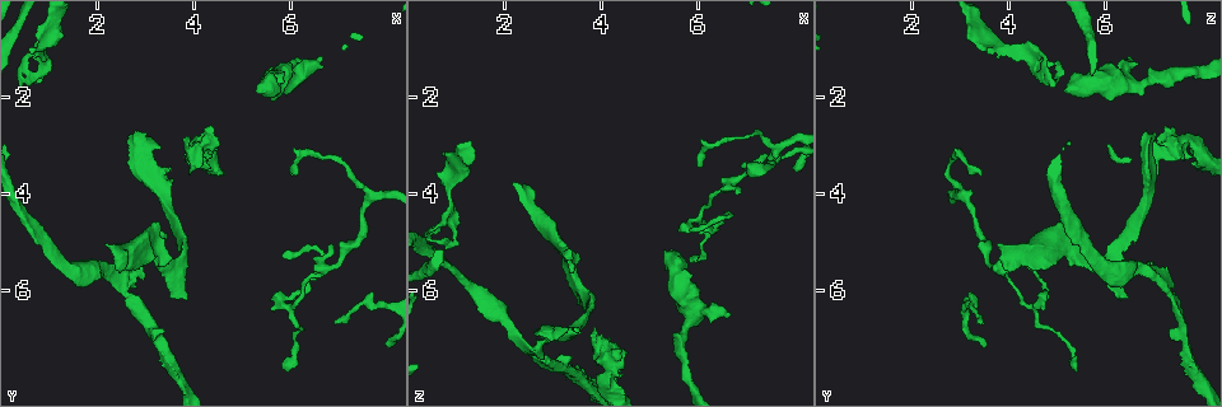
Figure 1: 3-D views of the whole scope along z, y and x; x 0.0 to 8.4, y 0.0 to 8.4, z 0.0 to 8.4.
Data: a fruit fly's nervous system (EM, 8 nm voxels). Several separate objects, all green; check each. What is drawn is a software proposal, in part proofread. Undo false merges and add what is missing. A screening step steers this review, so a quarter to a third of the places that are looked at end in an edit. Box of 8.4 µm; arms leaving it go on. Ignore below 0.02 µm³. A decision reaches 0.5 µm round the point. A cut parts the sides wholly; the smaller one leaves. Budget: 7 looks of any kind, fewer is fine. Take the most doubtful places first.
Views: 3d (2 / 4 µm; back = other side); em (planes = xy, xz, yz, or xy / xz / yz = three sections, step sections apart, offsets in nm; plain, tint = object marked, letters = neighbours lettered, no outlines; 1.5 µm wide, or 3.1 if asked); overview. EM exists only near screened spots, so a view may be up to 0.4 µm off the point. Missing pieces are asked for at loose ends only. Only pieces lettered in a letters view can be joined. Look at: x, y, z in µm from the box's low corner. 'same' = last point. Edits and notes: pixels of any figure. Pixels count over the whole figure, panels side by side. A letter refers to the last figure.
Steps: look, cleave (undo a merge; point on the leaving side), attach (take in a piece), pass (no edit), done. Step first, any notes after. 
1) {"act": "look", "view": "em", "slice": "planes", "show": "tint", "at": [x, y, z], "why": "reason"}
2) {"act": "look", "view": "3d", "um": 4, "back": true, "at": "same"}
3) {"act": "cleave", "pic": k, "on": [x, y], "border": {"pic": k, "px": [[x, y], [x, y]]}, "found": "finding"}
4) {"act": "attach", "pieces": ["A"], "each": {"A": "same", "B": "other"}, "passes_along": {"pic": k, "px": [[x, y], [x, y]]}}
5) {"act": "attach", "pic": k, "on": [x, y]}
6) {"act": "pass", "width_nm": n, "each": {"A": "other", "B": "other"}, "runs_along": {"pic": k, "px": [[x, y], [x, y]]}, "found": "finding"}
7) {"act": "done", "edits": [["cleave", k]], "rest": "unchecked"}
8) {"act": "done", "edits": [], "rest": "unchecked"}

{"act": "look", "view": "3d", "um": 2, "at": [5.30, 1.80, 5.15], "why": "thick end"}

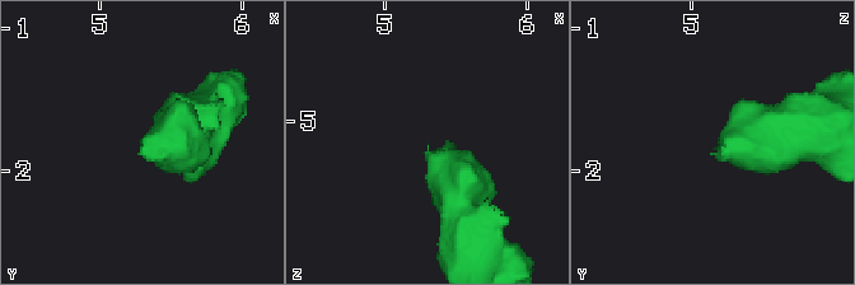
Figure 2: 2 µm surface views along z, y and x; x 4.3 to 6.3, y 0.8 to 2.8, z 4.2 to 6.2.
{"act": "look", "view": "em", "slice": "xz", "step": 4, "show": "tint", "at": [5.32, 1.84, 5.20], "why": "shape alone is not enough"}

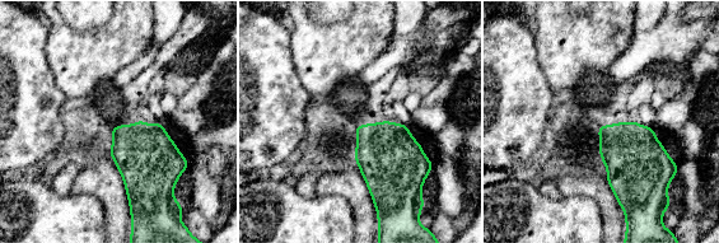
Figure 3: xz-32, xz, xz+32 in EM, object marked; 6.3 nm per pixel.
{"act": "look", "view": "em", "slice": "planes", "show": "letters", "at": "same"}

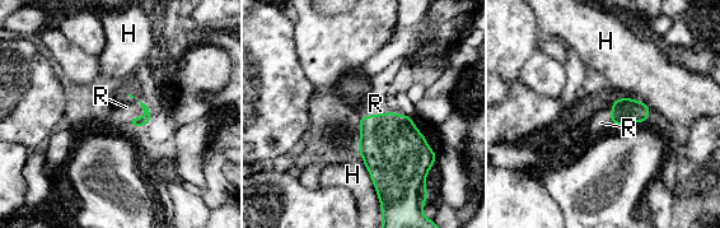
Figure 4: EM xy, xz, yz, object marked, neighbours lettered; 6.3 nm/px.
{"act": "attach", "pieces": ["R"], "longest_contact_nm": ["H", 340], "each": {"H": "other", "R": "same"}, "passes_along": {"pic": 4, "px": [[139, 121], [145, 114], [126, 107]]}, "found": "it goes on there"}

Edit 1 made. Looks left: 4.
{"act": "look", "view": "overview", "why": "see it whole again"}

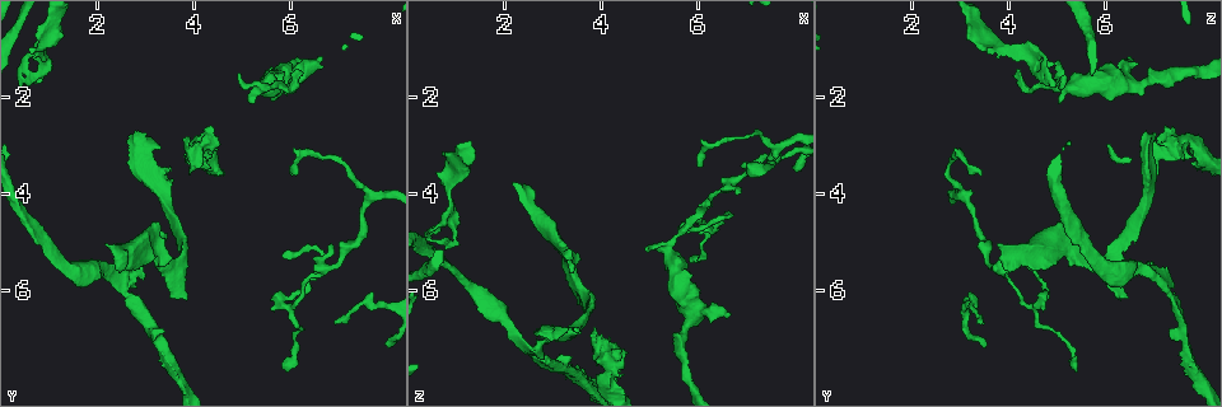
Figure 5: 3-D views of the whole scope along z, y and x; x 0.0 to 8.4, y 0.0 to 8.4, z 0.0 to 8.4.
{"act": "look", "view": "em", "slice": "xz", "step": 8, "show": "letters", "at": [5.75, 6.30, 4.60]}

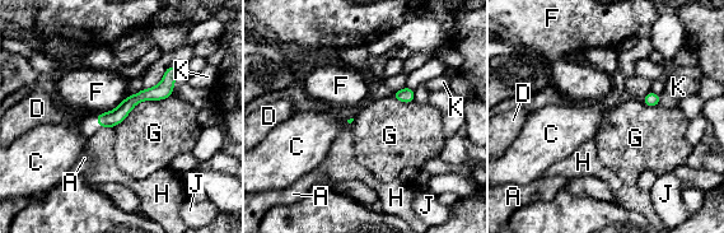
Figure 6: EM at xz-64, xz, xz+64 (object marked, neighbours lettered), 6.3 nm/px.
{"act": "pass", "longest_contact_nm": ["G", 420], "each": {"A": "other", "C": "other", "D": "other", "F": "other", "G": "other", "H": "other", "J": "other", "K": "other"}, "found": "one neuron here"}

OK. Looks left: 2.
{"act": "done", "edits": [["attach", 4]], "rest": "unchecked"}

